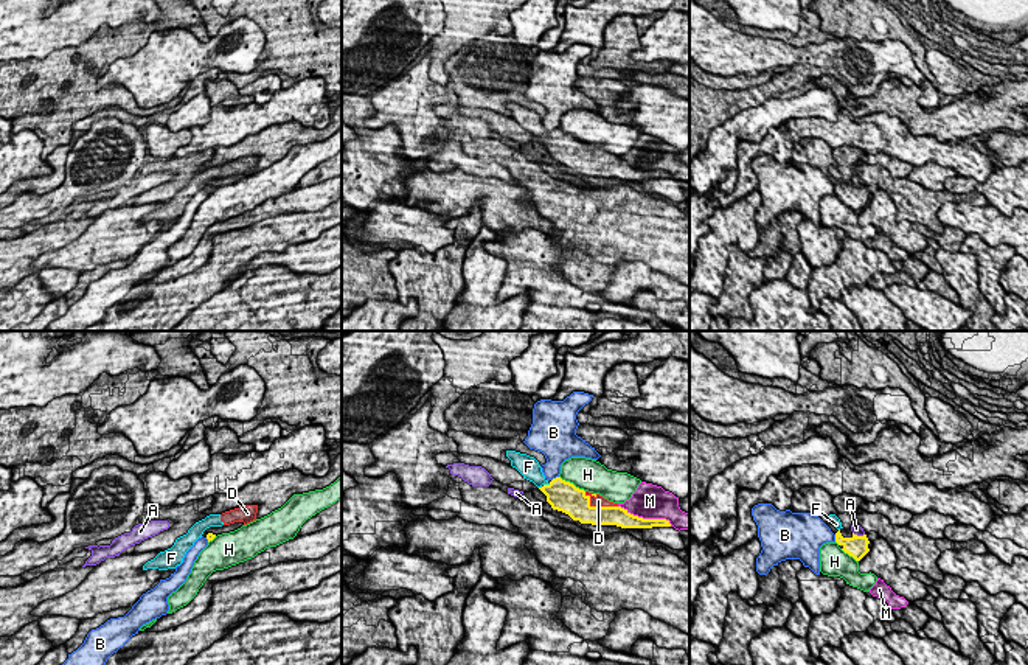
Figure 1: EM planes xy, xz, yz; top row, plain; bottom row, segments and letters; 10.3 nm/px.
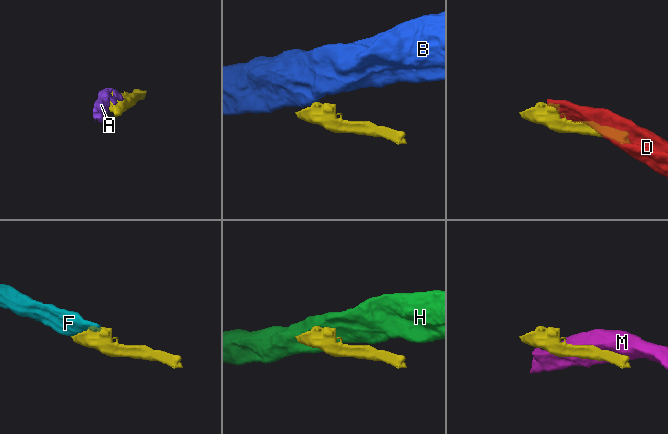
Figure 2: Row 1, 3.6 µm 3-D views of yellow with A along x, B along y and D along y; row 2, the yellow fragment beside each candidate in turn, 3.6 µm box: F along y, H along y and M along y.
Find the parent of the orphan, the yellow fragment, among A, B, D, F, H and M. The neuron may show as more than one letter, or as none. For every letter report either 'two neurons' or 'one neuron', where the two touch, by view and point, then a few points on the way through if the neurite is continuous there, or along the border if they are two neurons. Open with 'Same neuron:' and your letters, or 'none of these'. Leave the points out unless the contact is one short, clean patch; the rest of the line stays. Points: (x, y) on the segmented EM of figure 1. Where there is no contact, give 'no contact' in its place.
Same neuron: D, F
A: two neurons; contact yz (859, 536); border yz (853, 532), (864, 535)
B: two neurons; contact xz (556, 477); border xz (558, 476), (552, 480)
D: one neuron; contact xz (598, 507)
F: one neuron; contact xz (544, 485)
H: two neurons; contact xz (572, 483)
M: two neurons; contact xz (645, 519)

